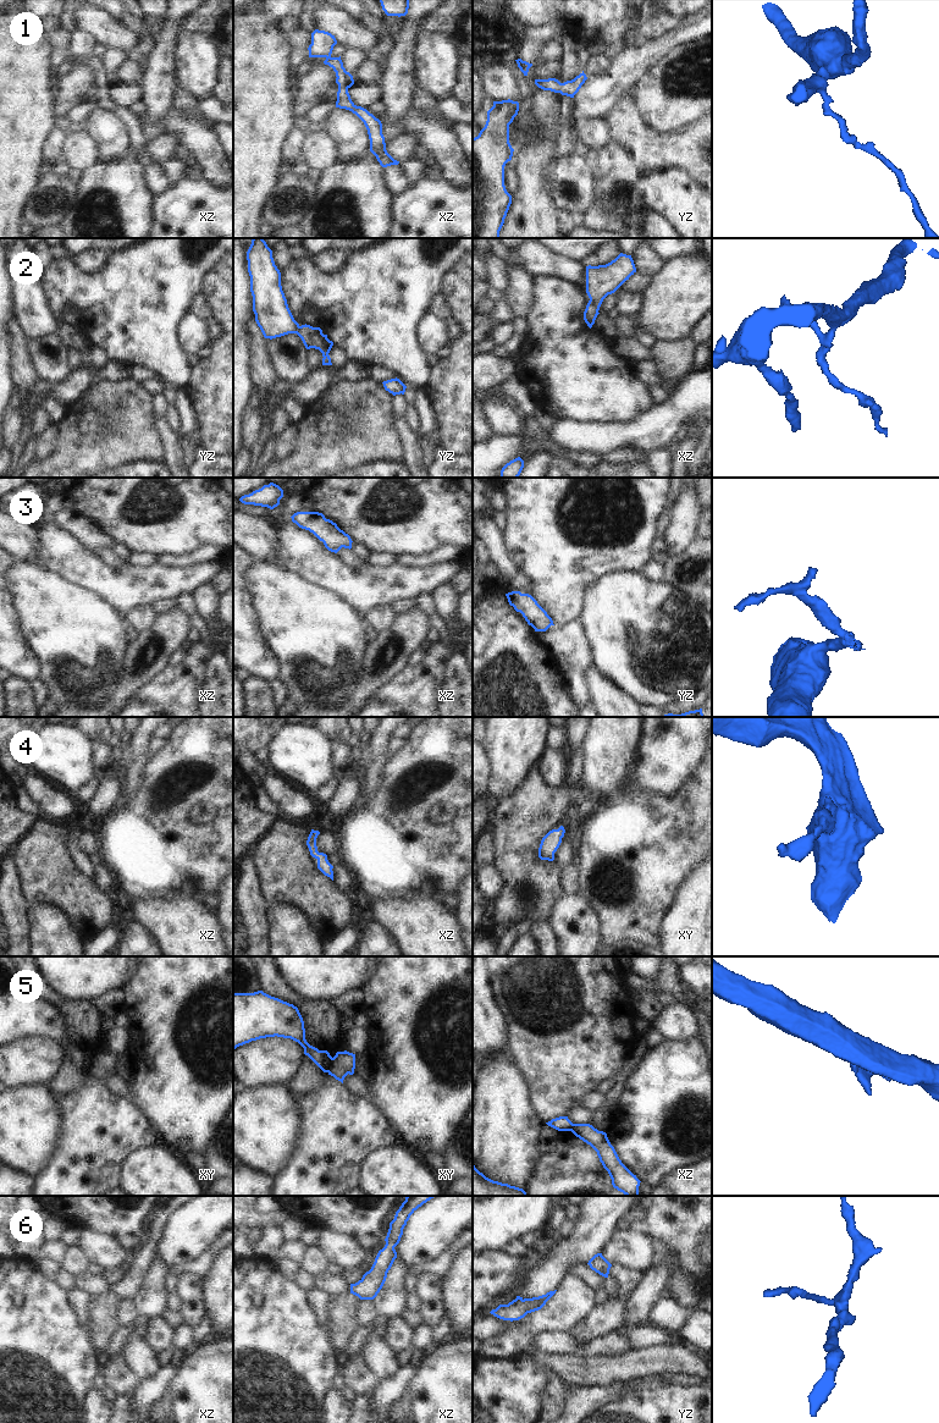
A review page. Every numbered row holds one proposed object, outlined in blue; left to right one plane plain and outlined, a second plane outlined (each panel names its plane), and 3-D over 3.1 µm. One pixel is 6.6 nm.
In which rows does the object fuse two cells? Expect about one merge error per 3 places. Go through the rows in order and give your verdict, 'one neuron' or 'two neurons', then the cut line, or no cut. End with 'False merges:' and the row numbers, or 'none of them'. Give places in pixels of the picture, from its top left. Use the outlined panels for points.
1: one neuron | no cut
2: two neurons | xz (590, 299), (598, 307)
3: one neuron | no cut
4: one neuron | no cut
5: two neurons | xy (333, 1058), (326, 1071)
6: one neuron | no cut
False merges: 2, 5

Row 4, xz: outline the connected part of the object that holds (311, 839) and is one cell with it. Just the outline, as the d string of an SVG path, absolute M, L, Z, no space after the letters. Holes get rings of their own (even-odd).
M311 829L306 845L309 848L310 855L317 860L317 868L327 877L330 877L333 881L333 866L328 862L327 855L324 853L317 851L316 846L316 838L320 834L319 831Z

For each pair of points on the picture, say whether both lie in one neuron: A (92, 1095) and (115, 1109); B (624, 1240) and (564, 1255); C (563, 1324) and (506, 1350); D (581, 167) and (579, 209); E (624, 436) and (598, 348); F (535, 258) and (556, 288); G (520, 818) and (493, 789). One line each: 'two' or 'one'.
A: one
B: two
C: one
D: one
E: two
F: two
G: two

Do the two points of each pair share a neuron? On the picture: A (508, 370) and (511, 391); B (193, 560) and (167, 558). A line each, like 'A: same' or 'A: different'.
A: different
B: same

